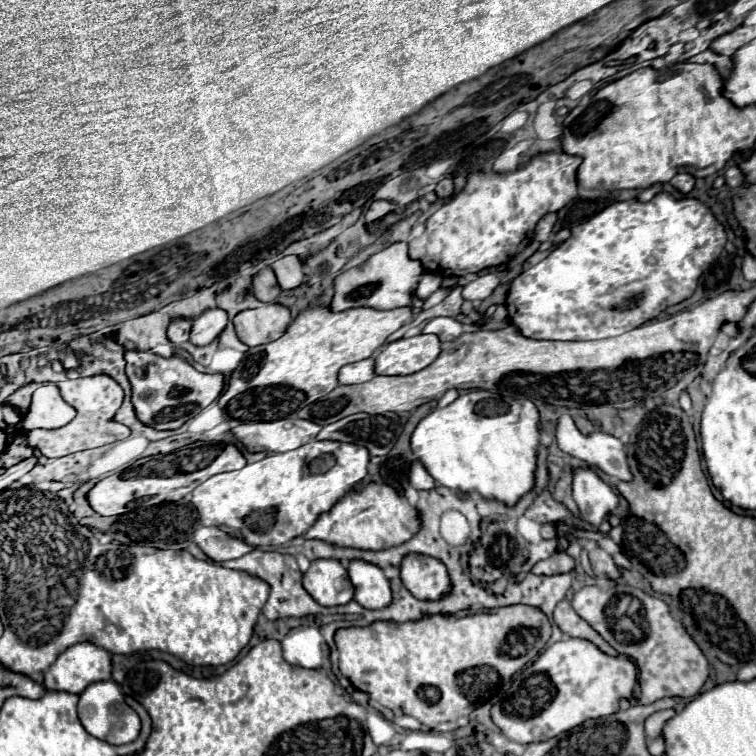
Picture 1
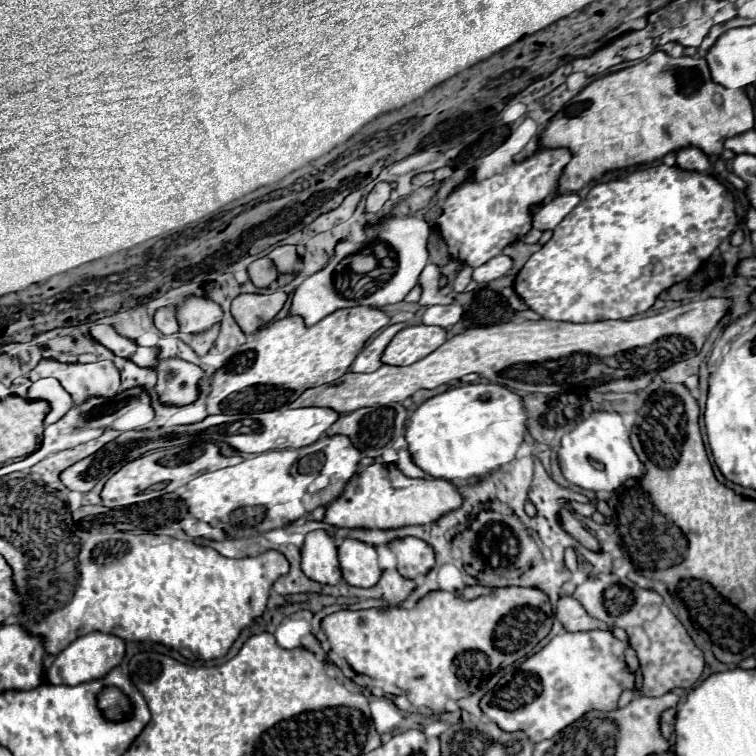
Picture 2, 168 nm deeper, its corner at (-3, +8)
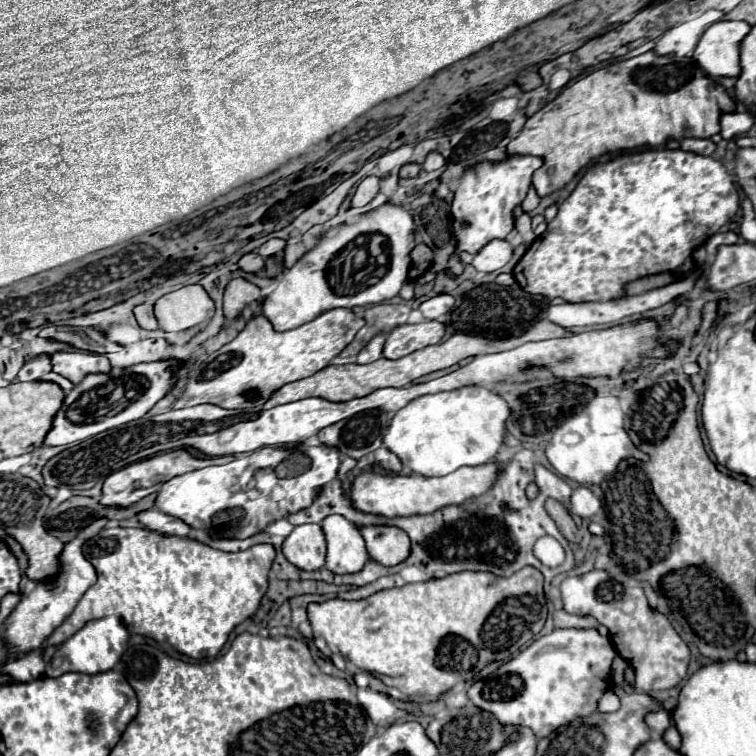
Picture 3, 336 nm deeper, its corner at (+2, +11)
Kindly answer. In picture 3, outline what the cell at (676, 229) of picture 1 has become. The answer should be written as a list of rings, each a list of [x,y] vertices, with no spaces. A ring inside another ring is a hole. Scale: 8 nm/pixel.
[[[681,149],[627,153],[587,169],[575,191],[559,205],[547,231],[531,243],[527,253],[515,265],[513,277],[523,291],[547,297],[549,301],[555,297],[561,297],[567,303],[617,301],[627,297],[627,283],[647,275],[673,271],[683,265],[697,247],[701,247],[713,233],[719,233],[737,209],[739,197],[733,177],[721,161]]]

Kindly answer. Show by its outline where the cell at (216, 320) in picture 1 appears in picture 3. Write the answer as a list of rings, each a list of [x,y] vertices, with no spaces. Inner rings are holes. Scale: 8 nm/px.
[[[187,285],[163,295],[155,303],[155,317],[163,331],[183,331],[215,315],[215,303],[201,285]]]

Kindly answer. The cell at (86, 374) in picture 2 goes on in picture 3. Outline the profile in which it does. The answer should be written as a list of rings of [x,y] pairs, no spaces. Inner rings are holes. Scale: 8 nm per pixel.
[[[77,351],[77,353],[55,353],[51,355],[53,371],[69,379],[73,385],[81,383],[91,373],[111,373],[111,365],[105,355]]]

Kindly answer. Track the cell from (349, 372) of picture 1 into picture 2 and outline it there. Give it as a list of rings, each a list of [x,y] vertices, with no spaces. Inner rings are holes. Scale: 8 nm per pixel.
[[[394,324],[394,326],[388,326],[384,328],[368,346],[362,348],[362,352],[358,354],[358,358],[354,360],[352,364],[352,372],[374,372],[382,366],[382,352],[384,348],[390,344],[390,340],[394,338],[396,332],[400,332],[406,324]]]

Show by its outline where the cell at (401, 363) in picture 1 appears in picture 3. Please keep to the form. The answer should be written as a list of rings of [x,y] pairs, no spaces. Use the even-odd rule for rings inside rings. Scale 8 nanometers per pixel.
[[[423,321],[417,325],[399,325],[387,335],[383,357],[401,359],[417,349],[439,343],[443,333],[445,333],[445,325],[439,321]]]

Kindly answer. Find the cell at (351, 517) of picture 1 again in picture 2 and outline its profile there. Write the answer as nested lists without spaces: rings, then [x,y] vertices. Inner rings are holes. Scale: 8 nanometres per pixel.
[[[374,462],[352,476],[342,496],[328,506],[324,522],[342,528],[402,528],[414,524],[430,524],[440,516],[460,508],[462,502],[464,498],[458,486],[448,480],[412,480],[404,476],[394,464]]]

